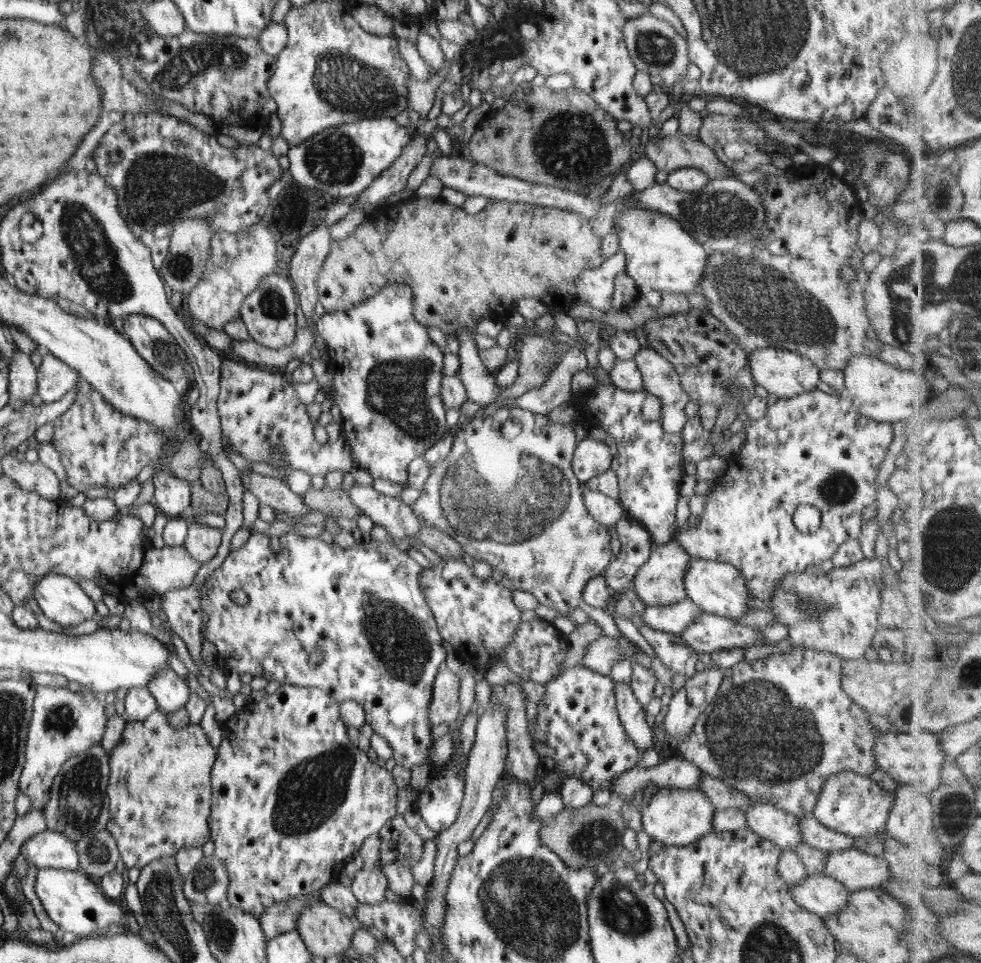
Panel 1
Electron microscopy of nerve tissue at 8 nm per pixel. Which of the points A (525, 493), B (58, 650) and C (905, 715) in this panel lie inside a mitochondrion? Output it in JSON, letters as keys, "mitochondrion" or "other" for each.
{"A":"mitochondrion","B":"other","C":"mitochondrion"}

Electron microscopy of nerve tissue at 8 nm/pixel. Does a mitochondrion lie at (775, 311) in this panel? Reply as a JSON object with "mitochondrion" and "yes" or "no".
{"mitochondrion":"yes"}

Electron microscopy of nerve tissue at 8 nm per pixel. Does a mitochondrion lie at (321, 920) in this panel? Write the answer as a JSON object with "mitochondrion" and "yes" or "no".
{"mitochondrion":"no"}

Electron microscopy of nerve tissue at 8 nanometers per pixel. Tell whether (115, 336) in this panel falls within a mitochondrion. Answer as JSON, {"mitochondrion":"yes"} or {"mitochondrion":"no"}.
{"mitochondrion":"no"}

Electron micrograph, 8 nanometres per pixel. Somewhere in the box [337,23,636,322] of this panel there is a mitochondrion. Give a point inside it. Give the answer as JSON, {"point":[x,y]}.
{"point":[571,149]}

